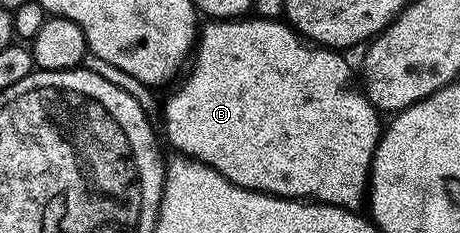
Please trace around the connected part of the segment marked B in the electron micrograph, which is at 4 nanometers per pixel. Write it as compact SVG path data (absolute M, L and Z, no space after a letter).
M242 16L206 21L200 27L187 73L163 98L165 134L178 155L207 164L244 190L360 211L367 202L369 172L383 122L359 85L355 66L341 54L310 42L285 20Z

